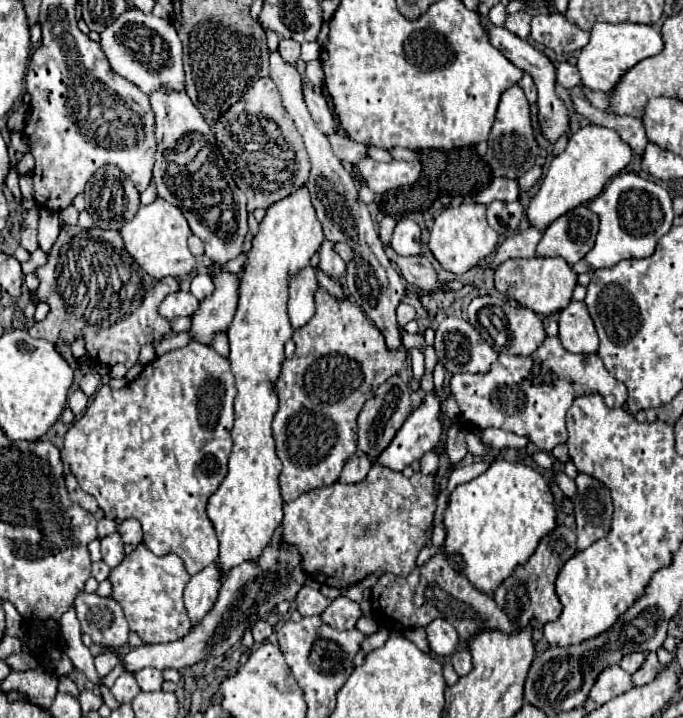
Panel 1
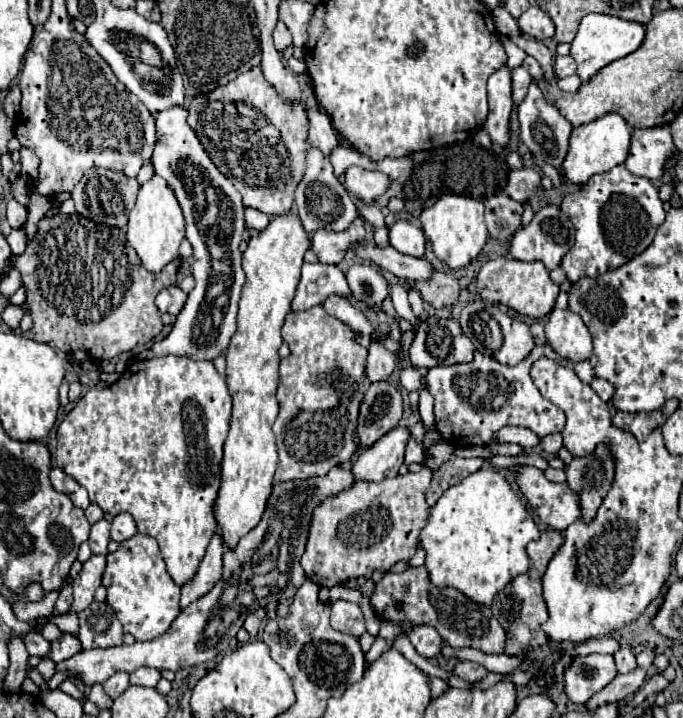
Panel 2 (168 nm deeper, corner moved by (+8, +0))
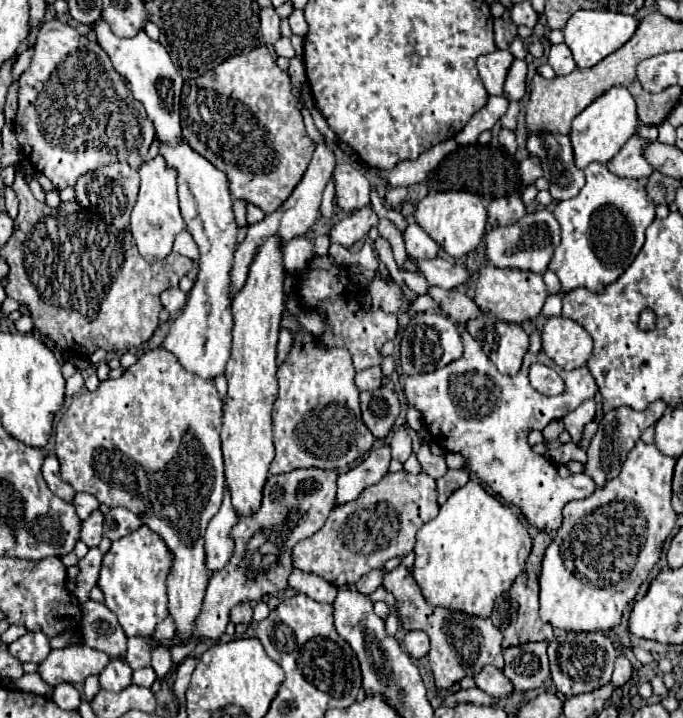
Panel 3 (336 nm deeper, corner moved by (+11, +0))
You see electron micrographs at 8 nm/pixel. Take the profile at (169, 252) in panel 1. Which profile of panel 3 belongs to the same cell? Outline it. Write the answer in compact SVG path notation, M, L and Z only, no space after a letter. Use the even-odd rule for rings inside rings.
M158 154L156 158L144 162L138 168L138 172L140 172L140 192L138 192L138 200L134 204L134 210L132 210L128 230L132 230L138 252L148 262L156 262L156 260L166 258L172 252L172 244L174 244L176 234L186 226L184 218L180 214L180 206L178 206L176 170L170 168L166 164L166 160Z

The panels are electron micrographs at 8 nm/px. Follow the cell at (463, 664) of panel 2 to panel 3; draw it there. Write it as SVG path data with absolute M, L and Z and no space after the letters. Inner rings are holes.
M486 666L480 674L474 676L476 686L490 694L492 698L500 700L504 696L510 696L514 692L514 684L504 676L504 672L496 666Z

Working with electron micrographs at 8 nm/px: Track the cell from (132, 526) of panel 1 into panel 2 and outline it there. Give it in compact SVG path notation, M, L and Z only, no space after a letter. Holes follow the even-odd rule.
M117 514L111 522L111 538L115 542L123 542L131 536L137 534L137 528L135 528L135 520L131 518L131 514Z

